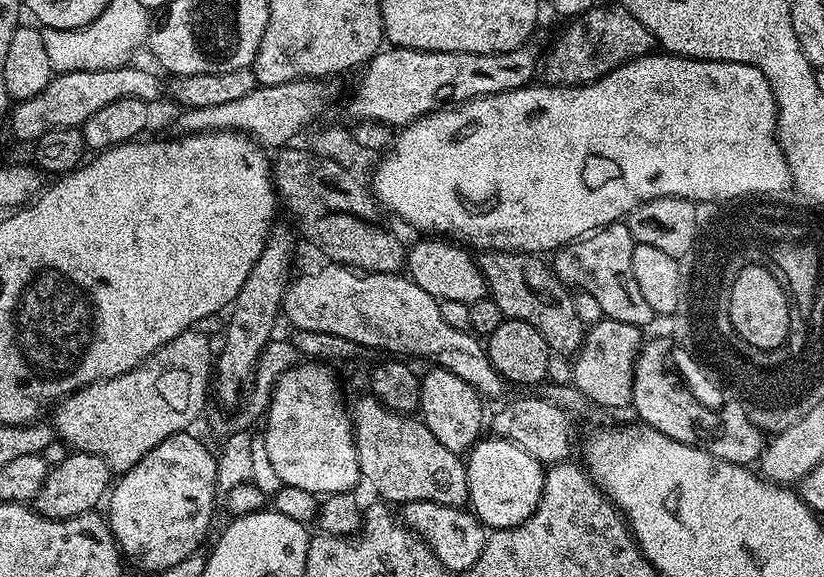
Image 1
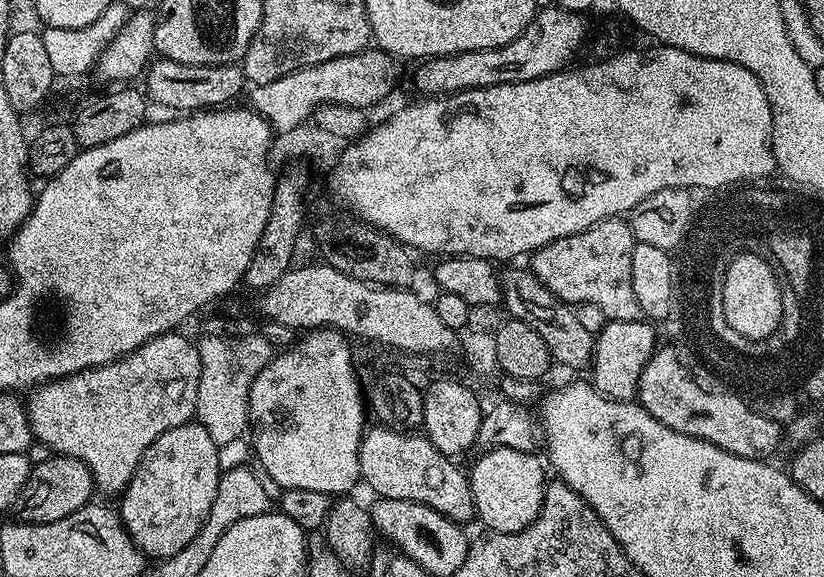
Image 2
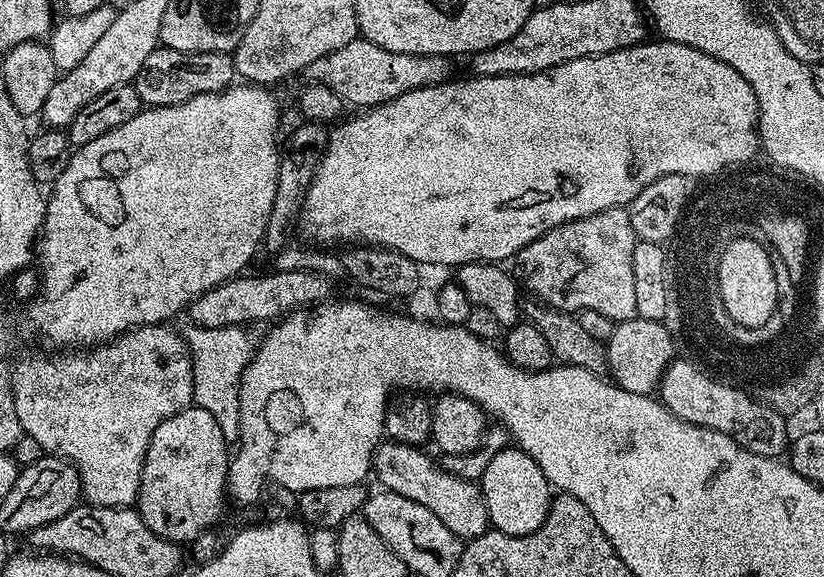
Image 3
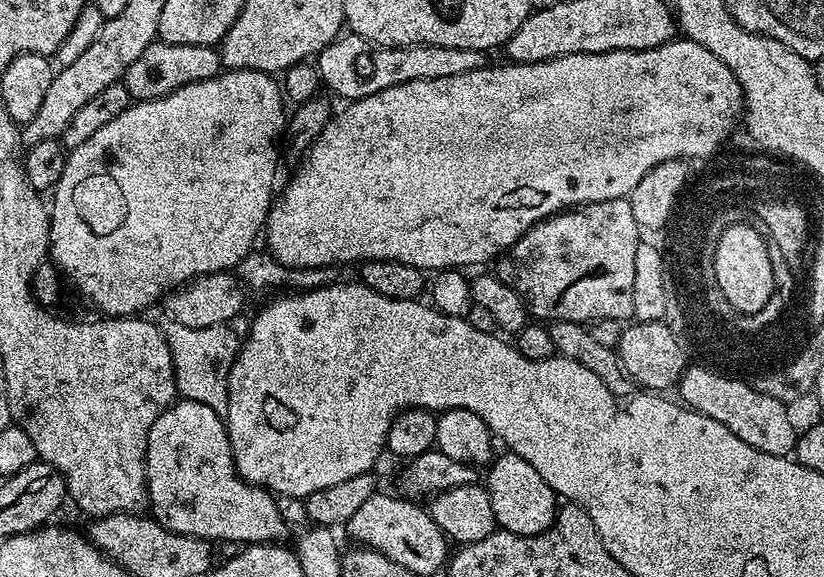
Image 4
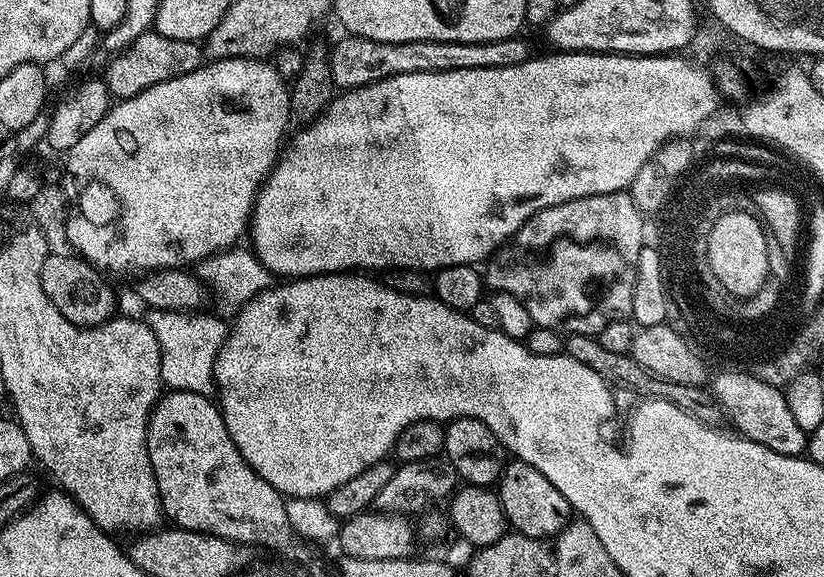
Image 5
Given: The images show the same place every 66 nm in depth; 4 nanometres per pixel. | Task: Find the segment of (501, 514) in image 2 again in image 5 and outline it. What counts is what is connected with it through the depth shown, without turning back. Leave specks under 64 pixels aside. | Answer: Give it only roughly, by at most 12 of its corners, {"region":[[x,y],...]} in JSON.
{"region":[[515,458],[498,481],[513,533],[543,540],[570,523],[558,486]]}

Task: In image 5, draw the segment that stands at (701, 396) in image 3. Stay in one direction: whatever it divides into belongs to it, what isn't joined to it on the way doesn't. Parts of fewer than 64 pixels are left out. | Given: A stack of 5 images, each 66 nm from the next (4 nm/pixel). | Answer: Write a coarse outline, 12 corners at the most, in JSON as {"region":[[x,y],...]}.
{"region":[[720,372],[712,396],[745,440],[805,455],[808,433],[779,387]]}

